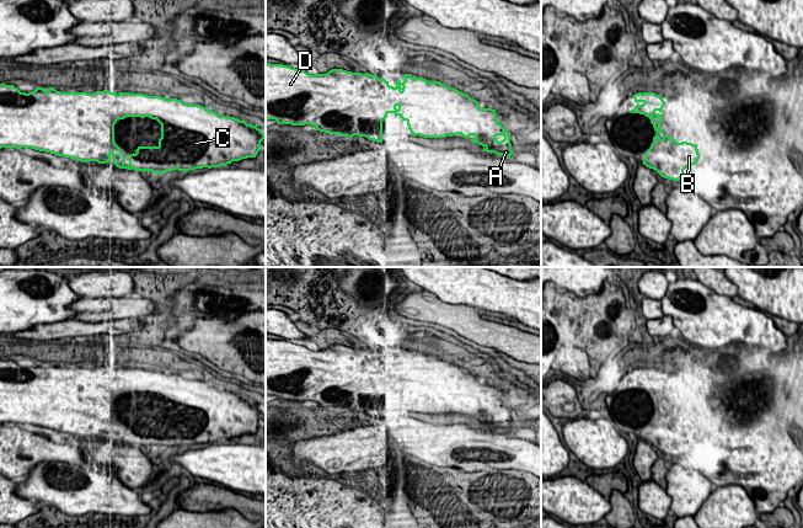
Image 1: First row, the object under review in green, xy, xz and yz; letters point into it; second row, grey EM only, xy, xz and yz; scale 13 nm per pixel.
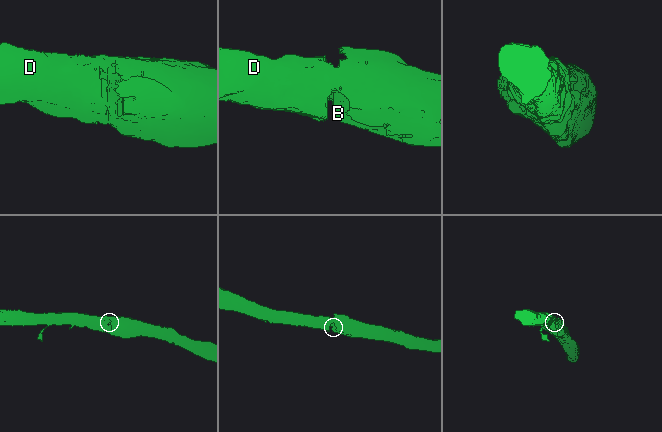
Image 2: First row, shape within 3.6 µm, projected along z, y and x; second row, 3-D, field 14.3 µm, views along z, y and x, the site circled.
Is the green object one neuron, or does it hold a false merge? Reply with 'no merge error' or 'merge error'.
no merge error

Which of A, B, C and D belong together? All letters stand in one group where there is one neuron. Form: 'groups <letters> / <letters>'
groups A B C D

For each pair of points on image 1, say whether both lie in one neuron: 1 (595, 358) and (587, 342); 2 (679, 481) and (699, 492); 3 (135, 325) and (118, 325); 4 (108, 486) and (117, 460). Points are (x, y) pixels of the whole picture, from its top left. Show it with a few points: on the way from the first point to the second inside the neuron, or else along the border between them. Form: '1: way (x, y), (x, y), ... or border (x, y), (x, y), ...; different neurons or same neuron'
1: way (595, 355), (590, 346); same neuron
2: way (684, 486), (694, 489); same neuron
3: way (132, 326), (122, 326); same neuron
4: border (118, 478), (135, 490); different neurons

